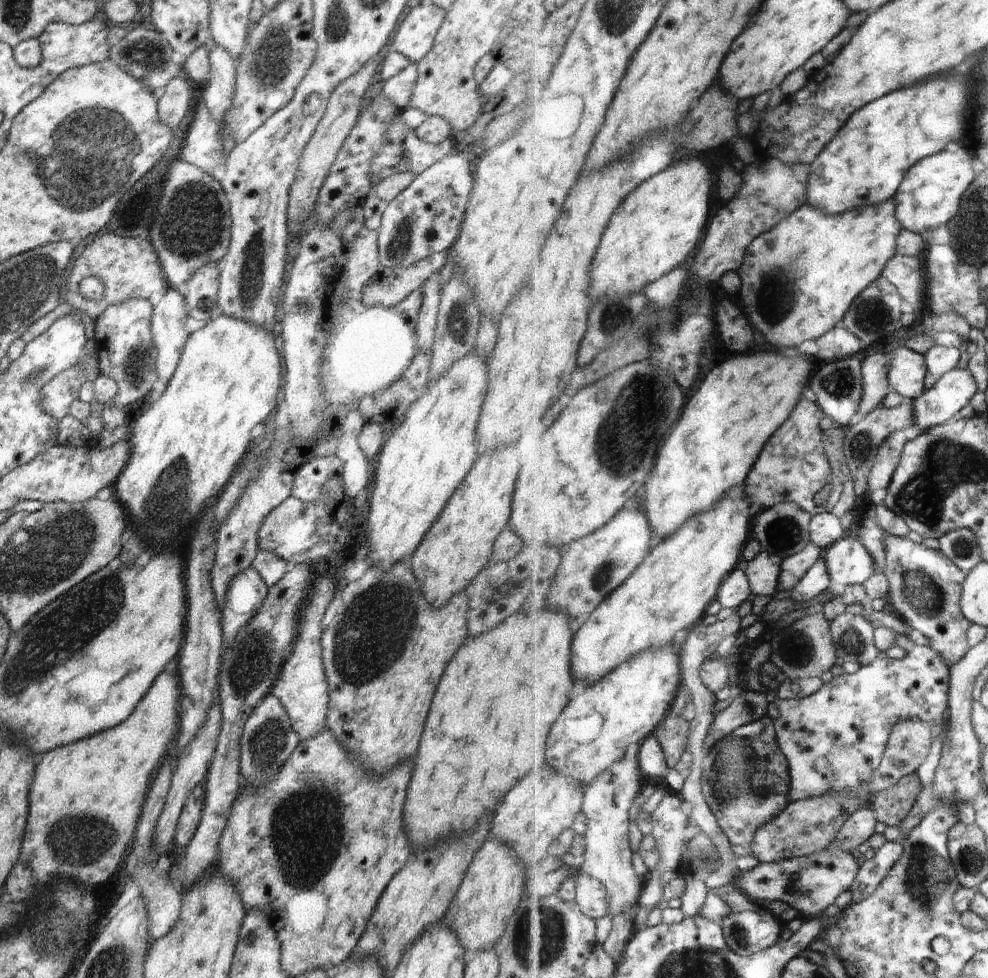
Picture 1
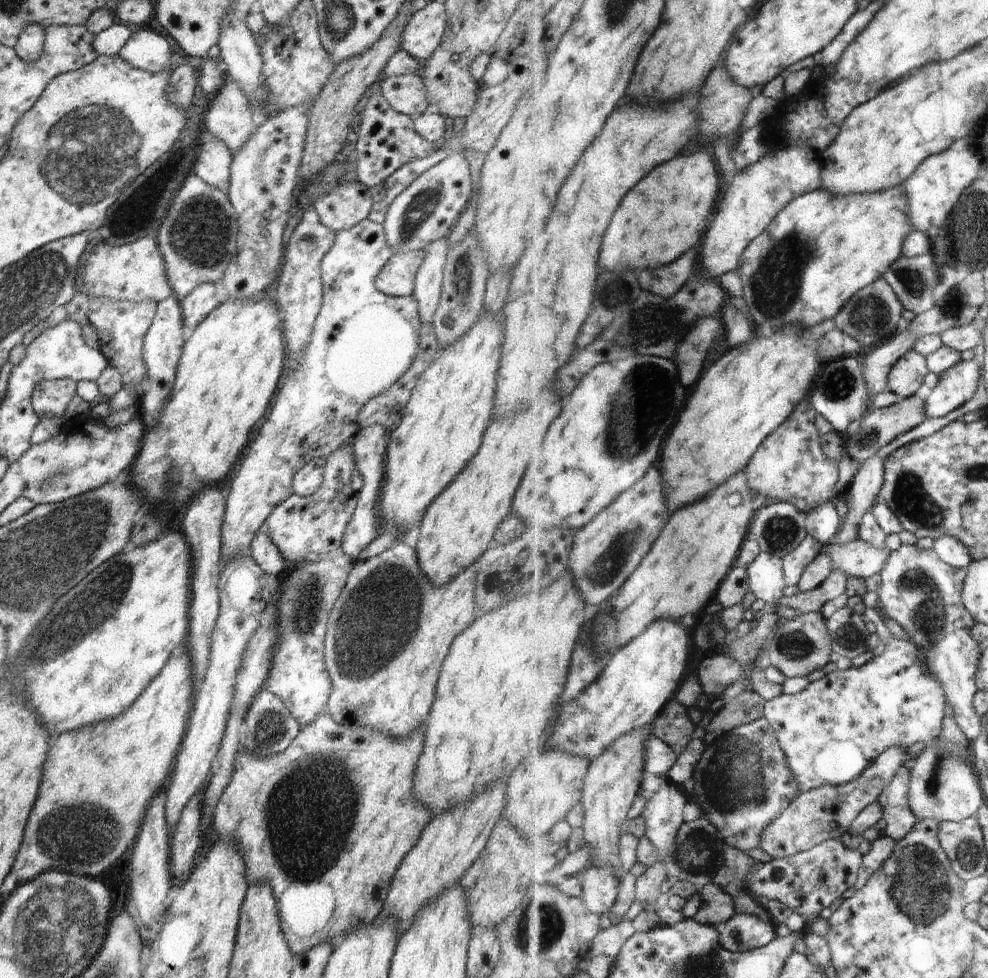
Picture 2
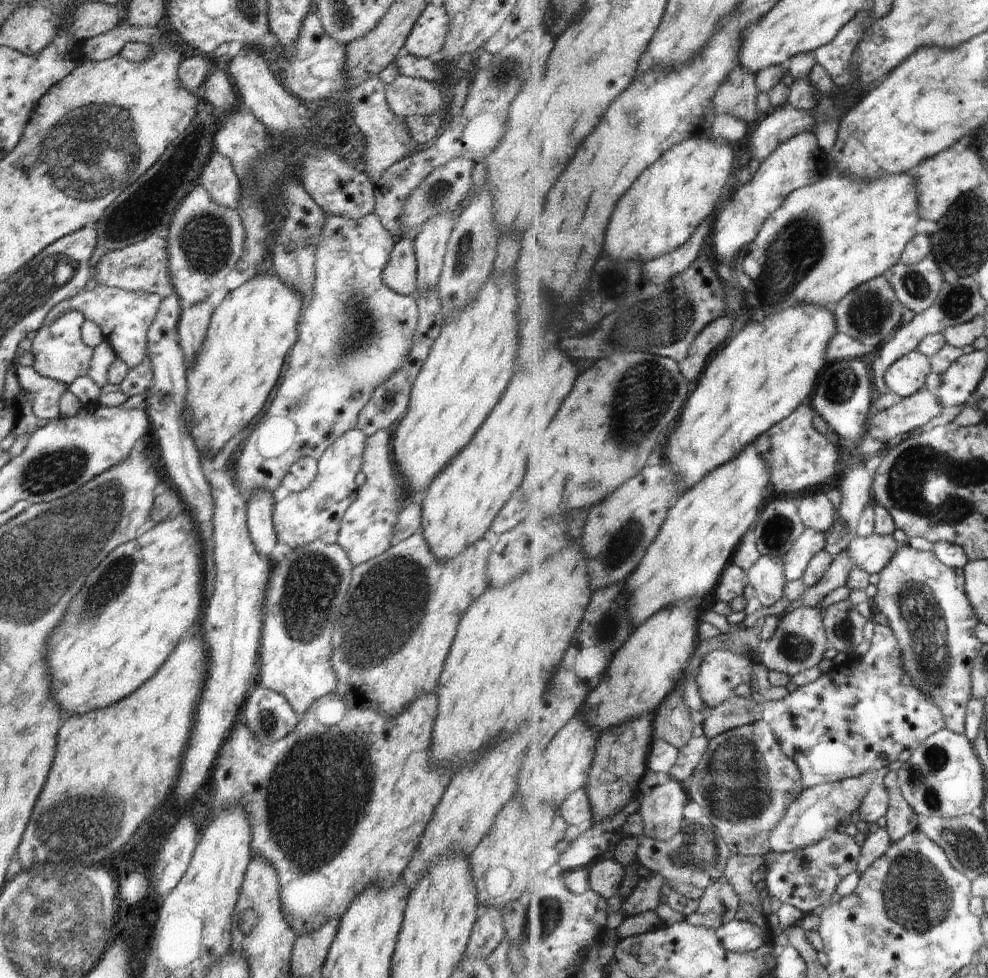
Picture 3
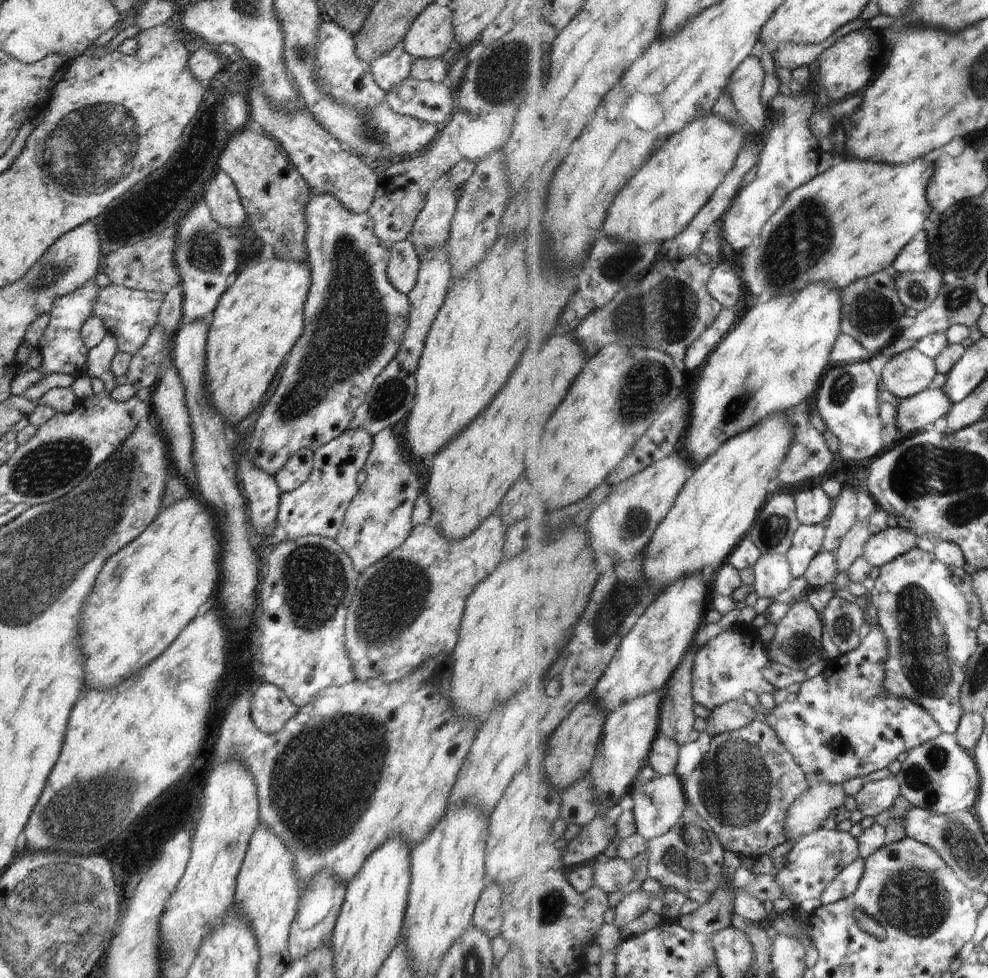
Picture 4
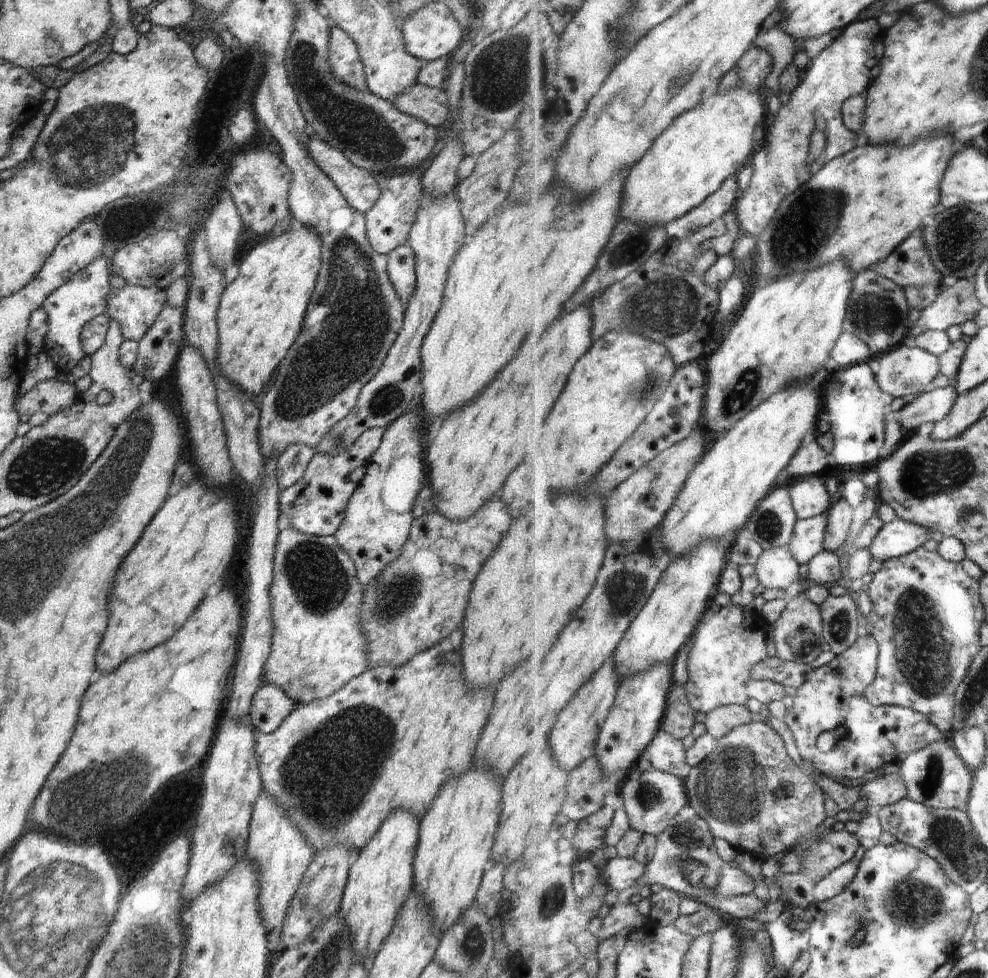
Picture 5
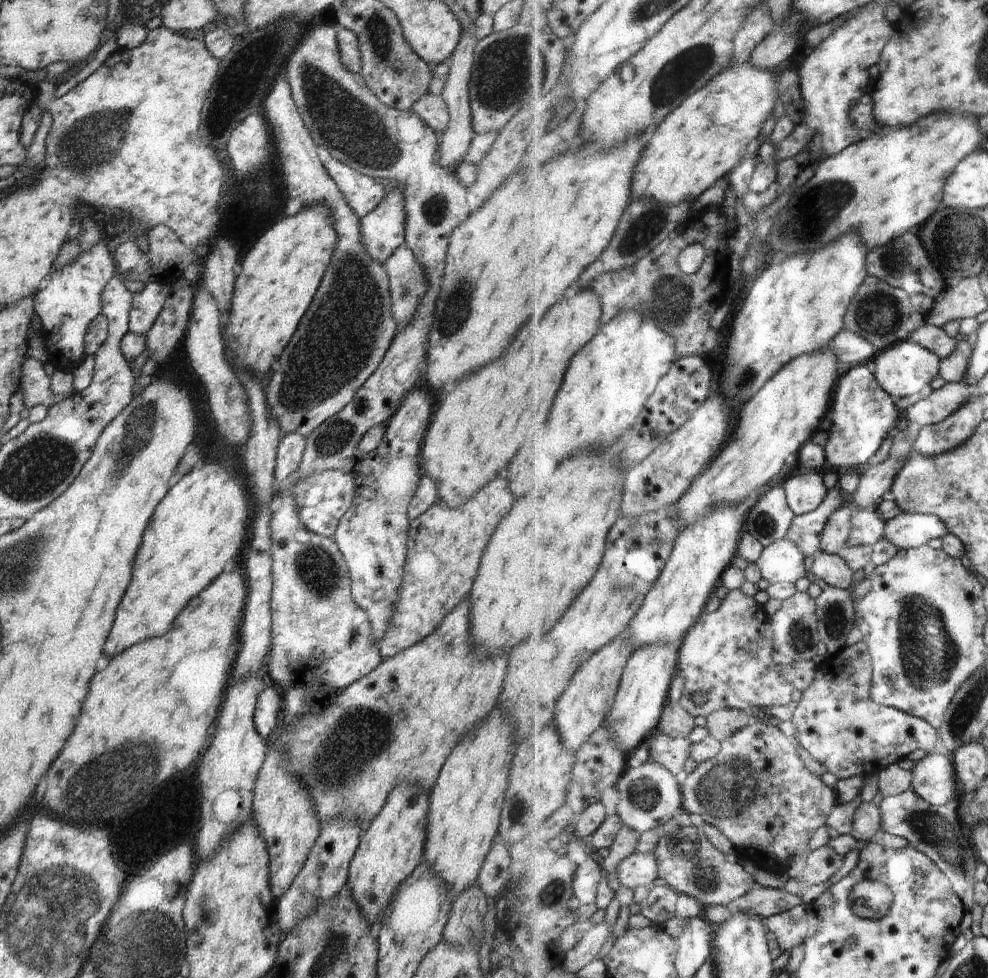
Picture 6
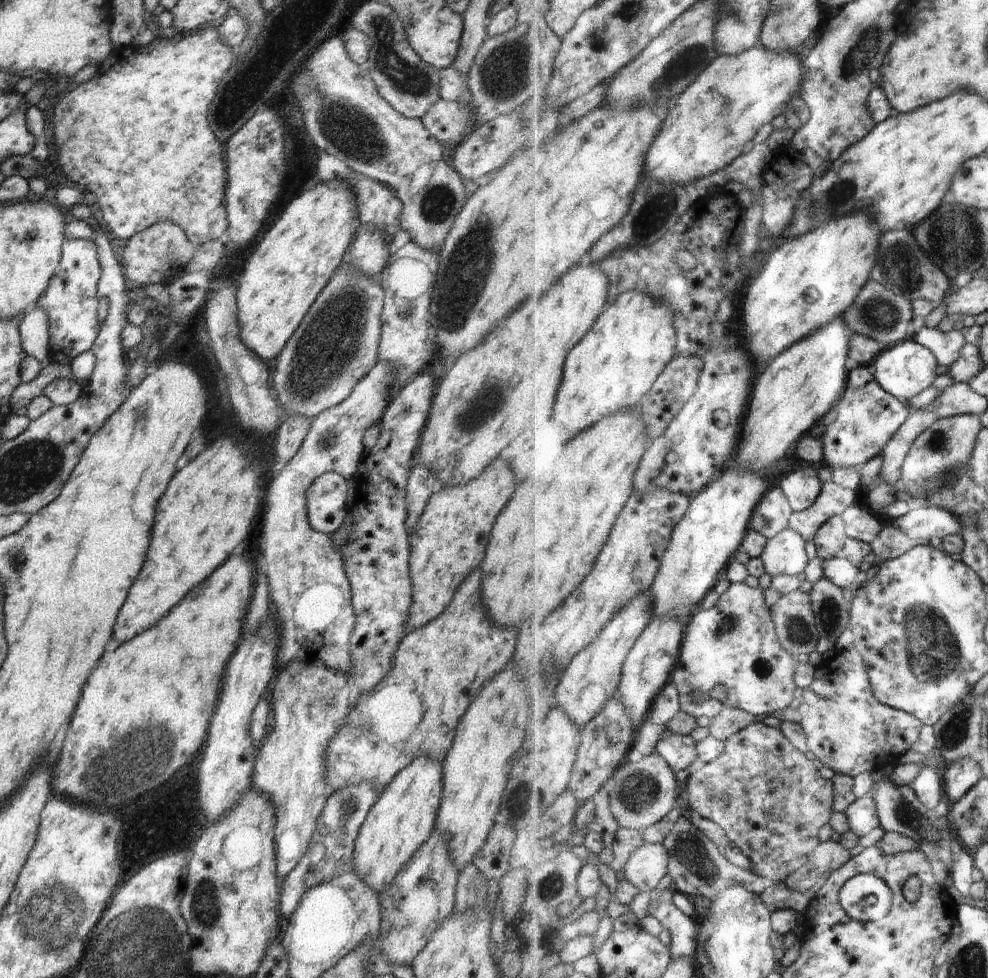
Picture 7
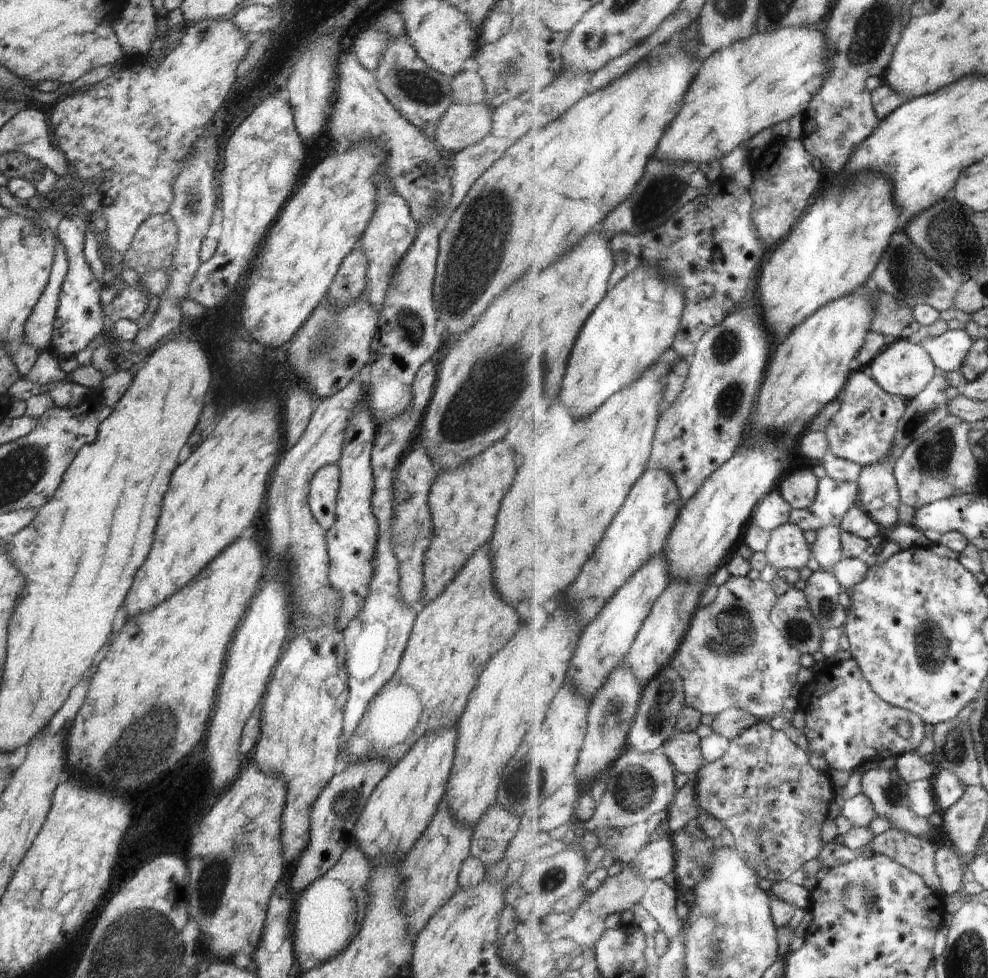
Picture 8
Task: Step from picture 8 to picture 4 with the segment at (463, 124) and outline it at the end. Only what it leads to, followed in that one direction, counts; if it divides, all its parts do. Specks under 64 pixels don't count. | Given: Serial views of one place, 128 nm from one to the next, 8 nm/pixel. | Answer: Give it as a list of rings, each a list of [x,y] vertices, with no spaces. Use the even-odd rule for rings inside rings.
[[[408,77],[385,93],[385,101],[398,114],[440,126],[454,110],[454,101],[450,95],[452,90],[448,83]]]

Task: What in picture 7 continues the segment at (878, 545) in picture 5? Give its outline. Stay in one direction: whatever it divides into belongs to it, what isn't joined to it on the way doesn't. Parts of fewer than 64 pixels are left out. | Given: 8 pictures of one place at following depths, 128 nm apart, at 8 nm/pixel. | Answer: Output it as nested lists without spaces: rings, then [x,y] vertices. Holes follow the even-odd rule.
[[[908,500],[910,510],[903,517],[892,522],[906,530],[912,538],[926,540],[927,543],[934,538],[945,539],[950,535],[962,535],[964,524],[954,512],[948,512],[944,508],[934,506],[926,500]]]

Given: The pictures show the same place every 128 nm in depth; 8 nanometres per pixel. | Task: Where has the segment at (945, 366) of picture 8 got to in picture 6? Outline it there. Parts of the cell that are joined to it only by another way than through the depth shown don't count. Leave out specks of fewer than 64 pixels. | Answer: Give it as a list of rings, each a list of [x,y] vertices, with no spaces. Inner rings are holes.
[[[926,321],[918,325],[912,333],[912,339],[924,348],[938,354],[941,359],[950,358],[959,347],[959,339],[946,332],[945,328],[940,328]]]

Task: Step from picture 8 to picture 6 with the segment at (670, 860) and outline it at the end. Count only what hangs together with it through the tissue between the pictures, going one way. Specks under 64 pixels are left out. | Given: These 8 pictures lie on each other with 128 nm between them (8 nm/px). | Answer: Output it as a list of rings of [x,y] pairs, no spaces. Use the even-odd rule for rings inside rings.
[[[636,851],[620,866],[620,880],[622,884],[632,890],[645,886],[649,889],[659,878],[658,856]]]

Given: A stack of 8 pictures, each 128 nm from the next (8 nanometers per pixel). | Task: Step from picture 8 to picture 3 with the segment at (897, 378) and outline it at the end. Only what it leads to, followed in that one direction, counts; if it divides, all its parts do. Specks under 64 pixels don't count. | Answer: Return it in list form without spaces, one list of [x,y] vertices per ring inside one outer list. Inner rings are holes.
[[[912,351],[890,367],[886,380],[894,393],[912,396],[926,387],[928,376],[935,372],[932,361],[923,352]]]

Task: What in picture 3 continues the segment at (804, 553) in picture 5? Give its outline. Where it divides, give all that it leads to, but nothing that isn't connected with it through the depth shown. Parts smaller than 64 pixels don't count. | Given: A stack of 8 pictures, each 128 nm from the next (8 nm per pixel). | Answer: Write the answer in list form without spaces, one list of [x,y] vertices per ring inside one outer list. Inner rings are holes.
[[[807,528],[800,536],[796,546],[787,554],[787,577],[790,581],[803,578],[807,568],[816,555],[827,547],[827,532],[816,532],[816,529]]]

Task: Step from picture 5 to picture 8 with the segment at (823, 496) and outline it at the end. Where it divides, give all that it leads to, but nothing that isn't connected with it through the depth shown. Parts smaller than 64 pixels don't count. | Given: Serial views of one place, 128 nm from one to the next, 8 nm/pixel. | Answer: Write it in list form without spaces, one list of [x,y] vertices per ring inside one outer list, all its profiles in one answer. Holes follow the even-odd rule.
[[[798,469],[788,473],[780,483],[780,490],[794,509],[812,508],[819,495],[820,479],[812,469]]]

